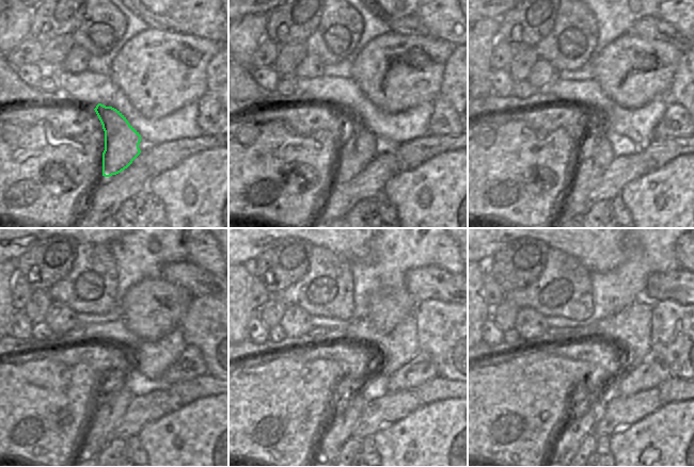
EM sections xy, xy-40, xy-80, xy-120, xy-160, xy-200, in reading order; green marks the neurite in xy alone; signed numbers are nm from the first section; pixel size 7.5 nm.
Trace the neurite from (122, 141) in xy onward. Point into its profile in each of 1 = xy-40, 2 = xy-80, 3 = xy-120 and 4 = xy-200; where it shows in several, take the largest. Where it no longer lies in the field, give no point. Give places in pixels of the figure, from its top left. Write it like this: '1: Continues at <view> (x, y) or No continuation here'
1: Continues at xy-40 (358, 149)
2: Continues at xy-80 (596, 154)
3: Continues at xy-120 (113, 404)
4: Continues at xy-200 (582, 423)

